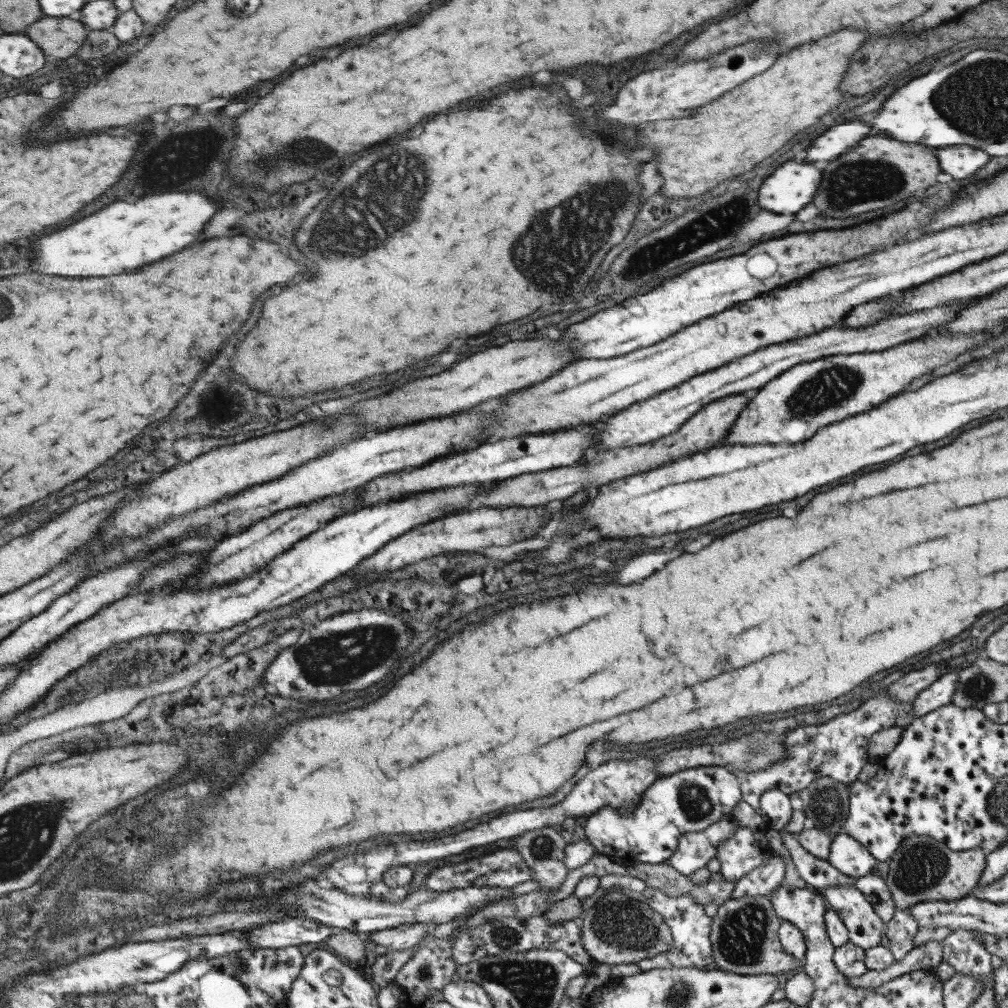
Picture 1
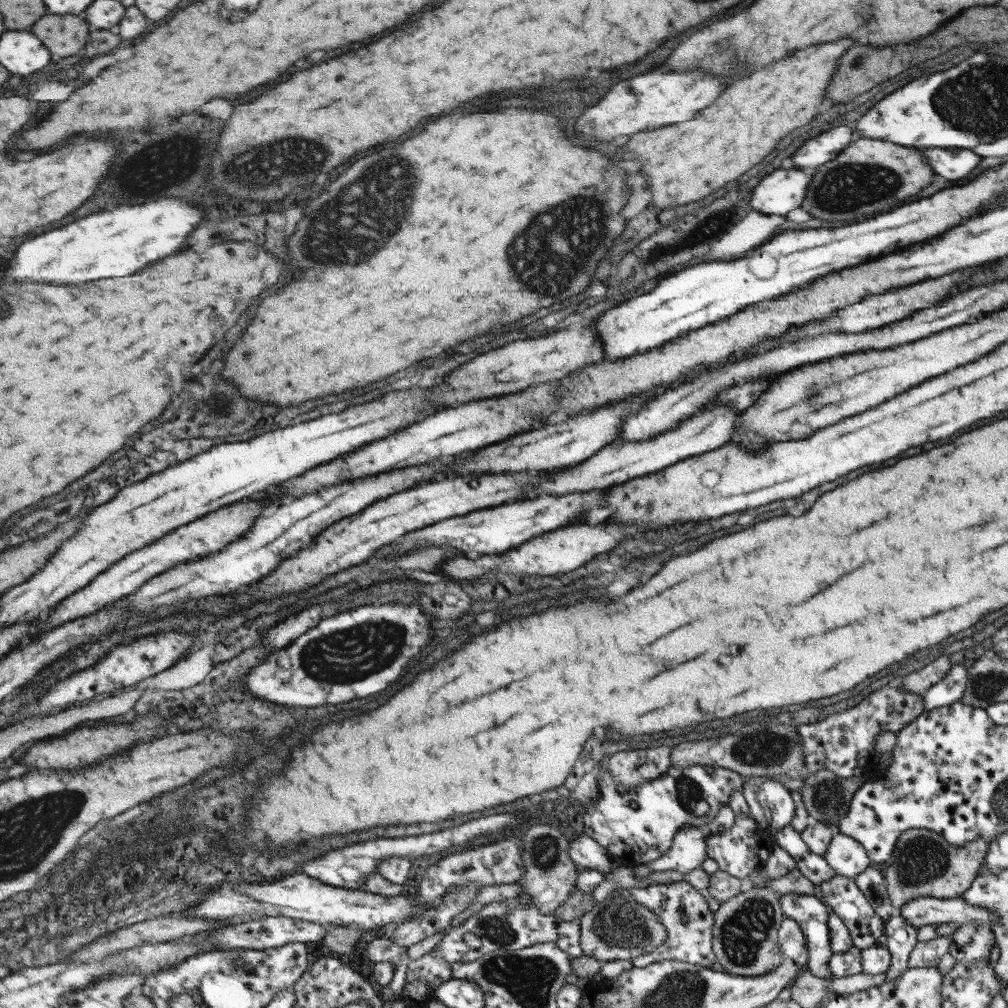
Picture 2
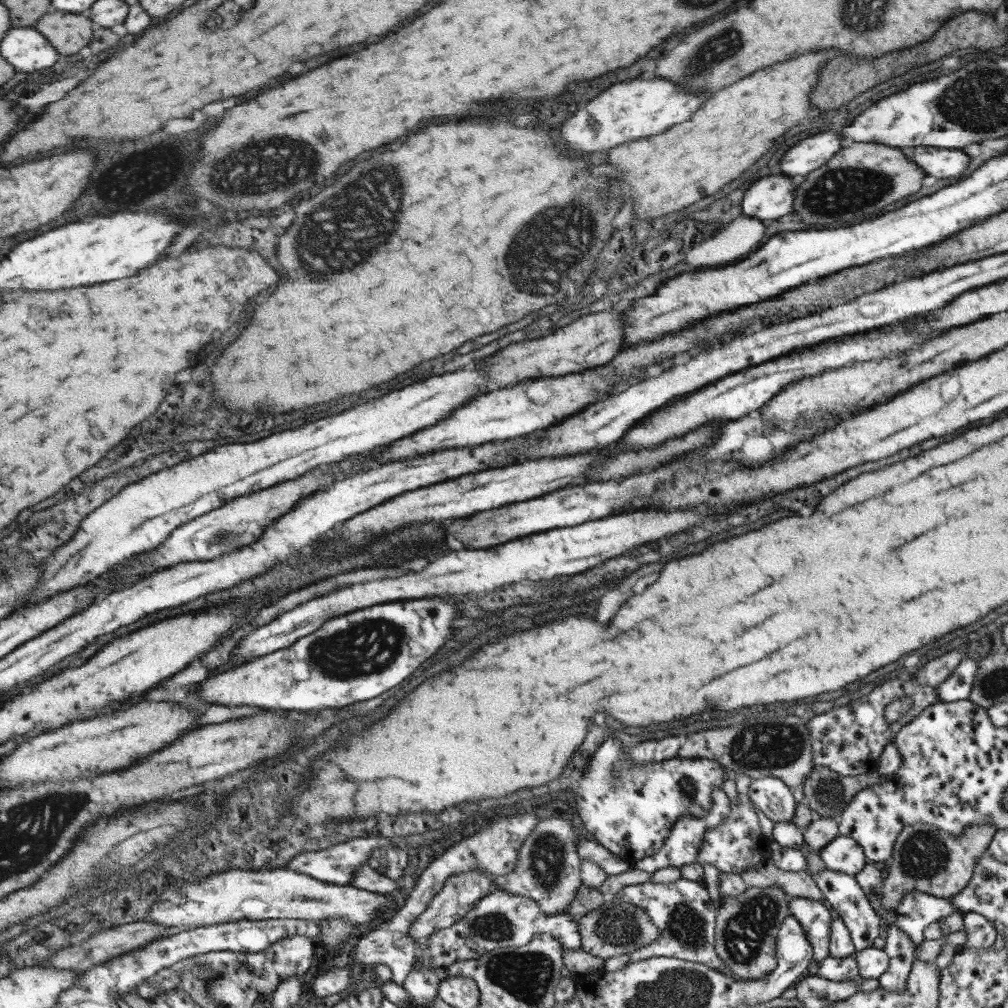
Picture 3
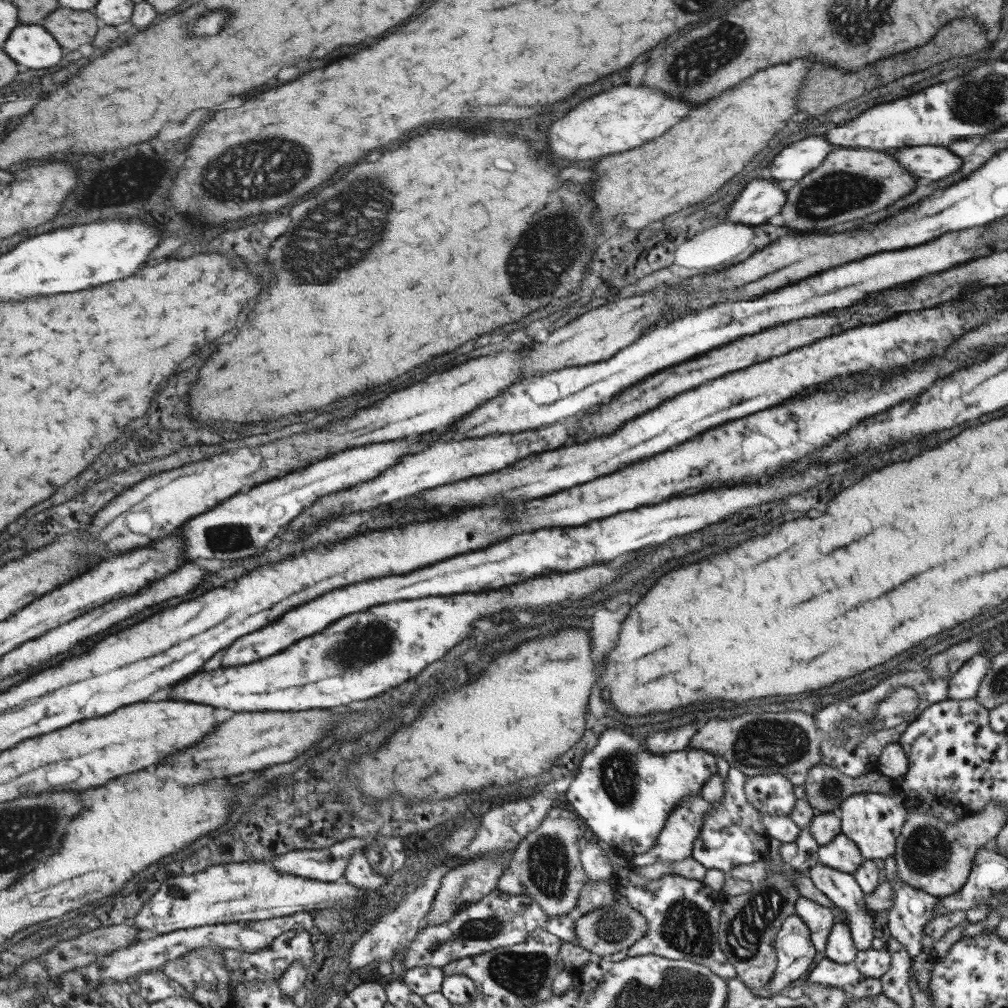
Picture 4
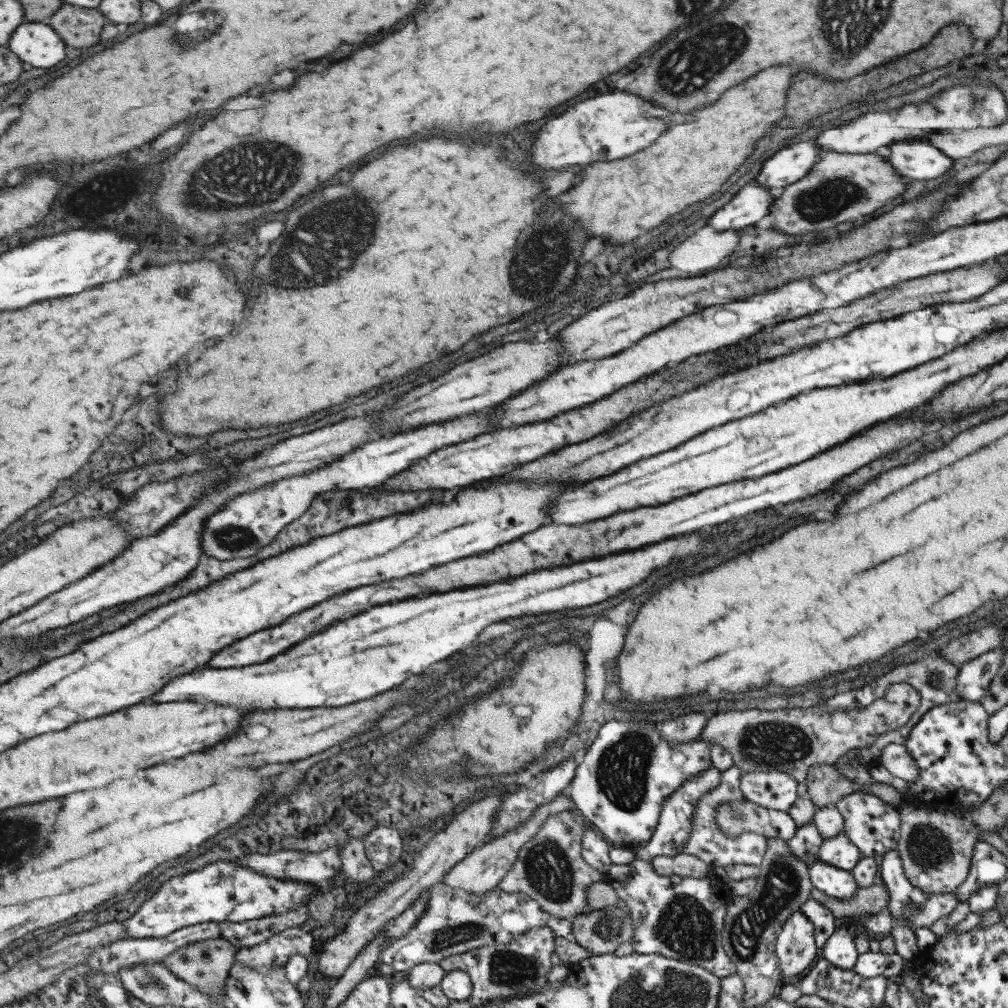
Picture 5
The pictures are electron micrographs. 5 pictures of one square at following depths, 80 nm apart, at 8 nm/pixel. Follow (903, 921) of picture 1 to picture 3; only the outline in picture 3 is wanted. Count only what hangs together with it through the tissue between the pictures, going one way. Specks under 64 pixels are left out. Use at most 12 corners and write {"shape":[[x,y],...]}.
{"shape":[[895,923],[883,946],[888,967],[877,979],[902,991],[914,961],[914,942]]}

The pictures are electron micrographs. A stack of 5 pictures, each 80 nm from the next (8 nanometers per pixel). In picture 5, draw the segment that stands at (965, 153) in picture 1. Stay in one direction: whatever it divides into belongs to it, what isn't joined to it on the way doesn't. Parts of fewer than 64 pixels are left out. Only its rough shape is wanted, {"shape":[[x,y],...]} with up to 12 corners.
{"shape":[[894,142],[883,158],[905,178],[931,180],[951,160],[923,142]]}

